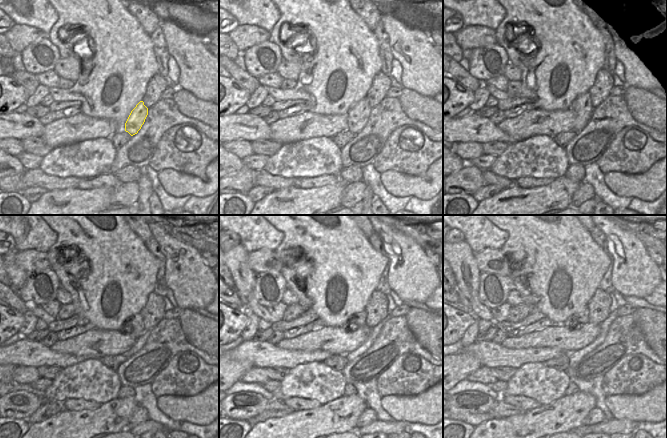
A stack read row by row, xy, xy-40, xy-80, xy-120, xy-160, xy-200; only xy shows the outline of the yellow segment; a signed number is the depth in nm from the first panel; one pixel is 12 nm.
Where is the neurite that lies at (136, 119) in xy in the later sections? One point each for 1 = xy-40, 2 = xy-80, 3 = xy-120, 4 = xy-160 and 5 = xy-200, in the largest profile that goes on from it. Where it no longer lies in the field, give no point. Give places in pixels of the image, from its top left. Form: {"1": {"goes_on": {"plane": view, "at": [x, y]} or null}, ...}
{"1": {"goes_on": {"plane": "xy-40", "at": [358, 115]}}, "2": {"goes_on": {"plane": "xy-80", "at": [582, 106]}}, "3": {"goes_on": {"plane": "xy-120", "at": [134, 324]}}, "4": {"goes_on": {"plane": "xy-160", "at": [358, 319]}}, "5": {"goes_on": {"plane": "xy-200", "at": [575, 321]}}}

